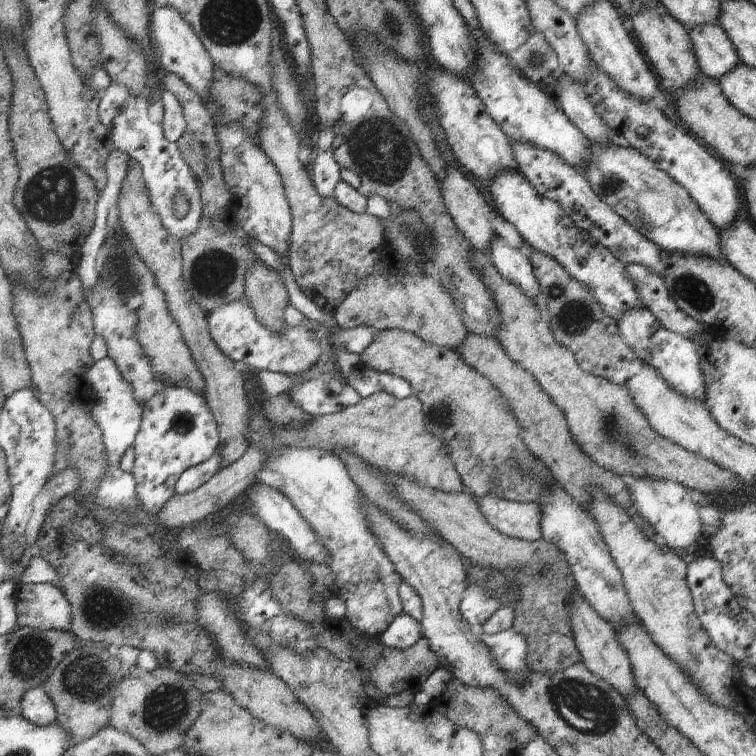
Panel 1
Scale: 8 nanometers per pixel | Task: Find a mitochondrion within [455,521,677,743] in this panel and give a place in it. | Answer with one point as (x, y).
(586, 708)

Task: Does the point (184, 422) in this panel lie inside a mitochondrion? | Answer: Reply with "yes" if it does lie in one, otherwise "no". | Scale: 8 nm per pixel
yes

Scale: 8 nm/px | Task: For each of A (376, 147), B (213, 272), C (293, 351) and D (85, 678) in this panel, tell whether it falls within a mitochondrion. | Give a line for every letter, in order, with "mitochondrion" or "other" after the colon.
A: mitochondrion
B: mitochondrion
C: mitochondrion
D: mitochondrion

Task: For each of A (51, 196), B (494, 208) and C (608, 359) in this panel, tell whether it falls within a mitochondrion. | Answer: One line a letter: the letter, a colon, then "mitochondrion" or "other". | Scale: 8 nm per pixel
A: mitochondrion
B: other
C: other

